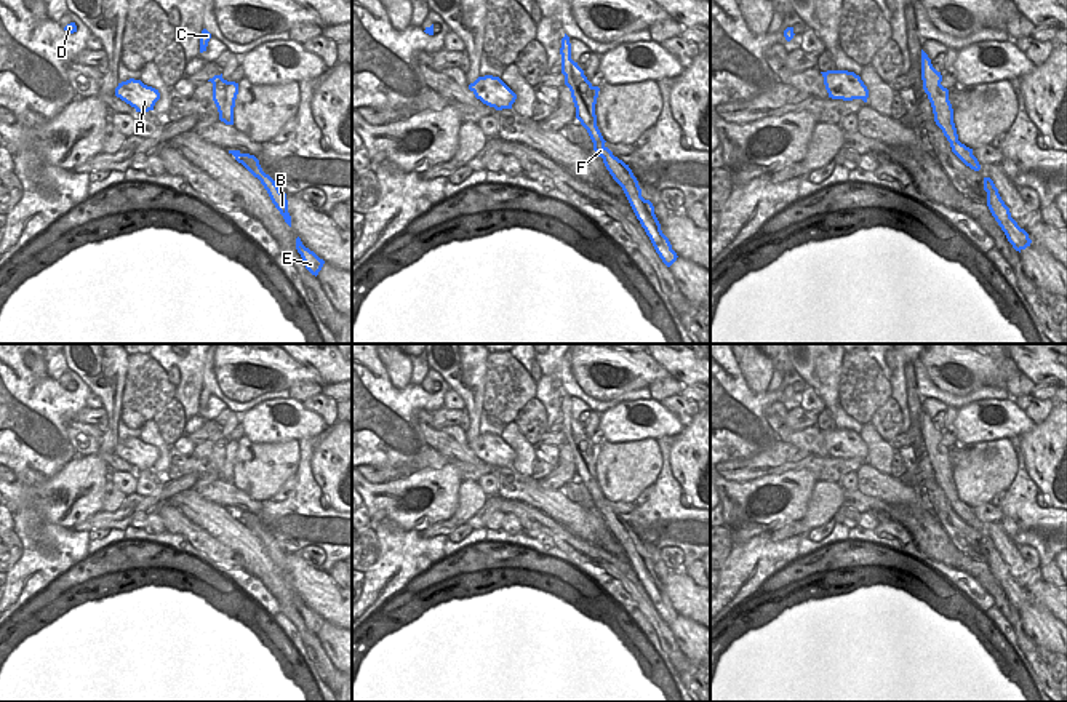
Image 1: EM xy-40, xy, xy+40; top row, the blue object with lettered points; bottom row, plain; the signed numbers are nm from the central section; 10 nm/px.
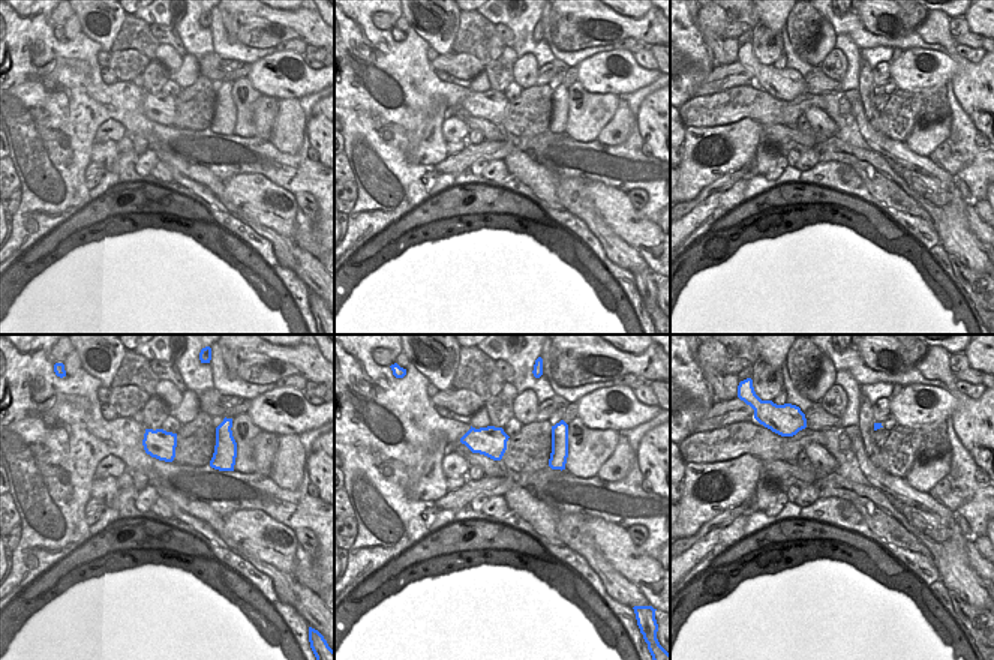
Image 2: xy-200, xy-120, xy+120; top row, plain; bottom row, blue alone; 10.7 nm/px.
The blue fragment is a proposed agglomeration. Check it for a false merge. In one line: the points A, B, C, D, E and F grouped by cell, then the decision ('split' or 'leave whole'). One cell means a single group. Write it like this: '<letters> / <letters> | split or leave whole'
A D / B C E F | split

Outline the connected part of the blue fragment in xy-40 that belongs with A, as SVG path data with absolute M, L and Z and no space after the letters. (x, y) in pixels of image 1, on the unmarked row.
M134 437L118 441L115 454L134 465L136 470L154 469L155 461L160 457L158 448Z

